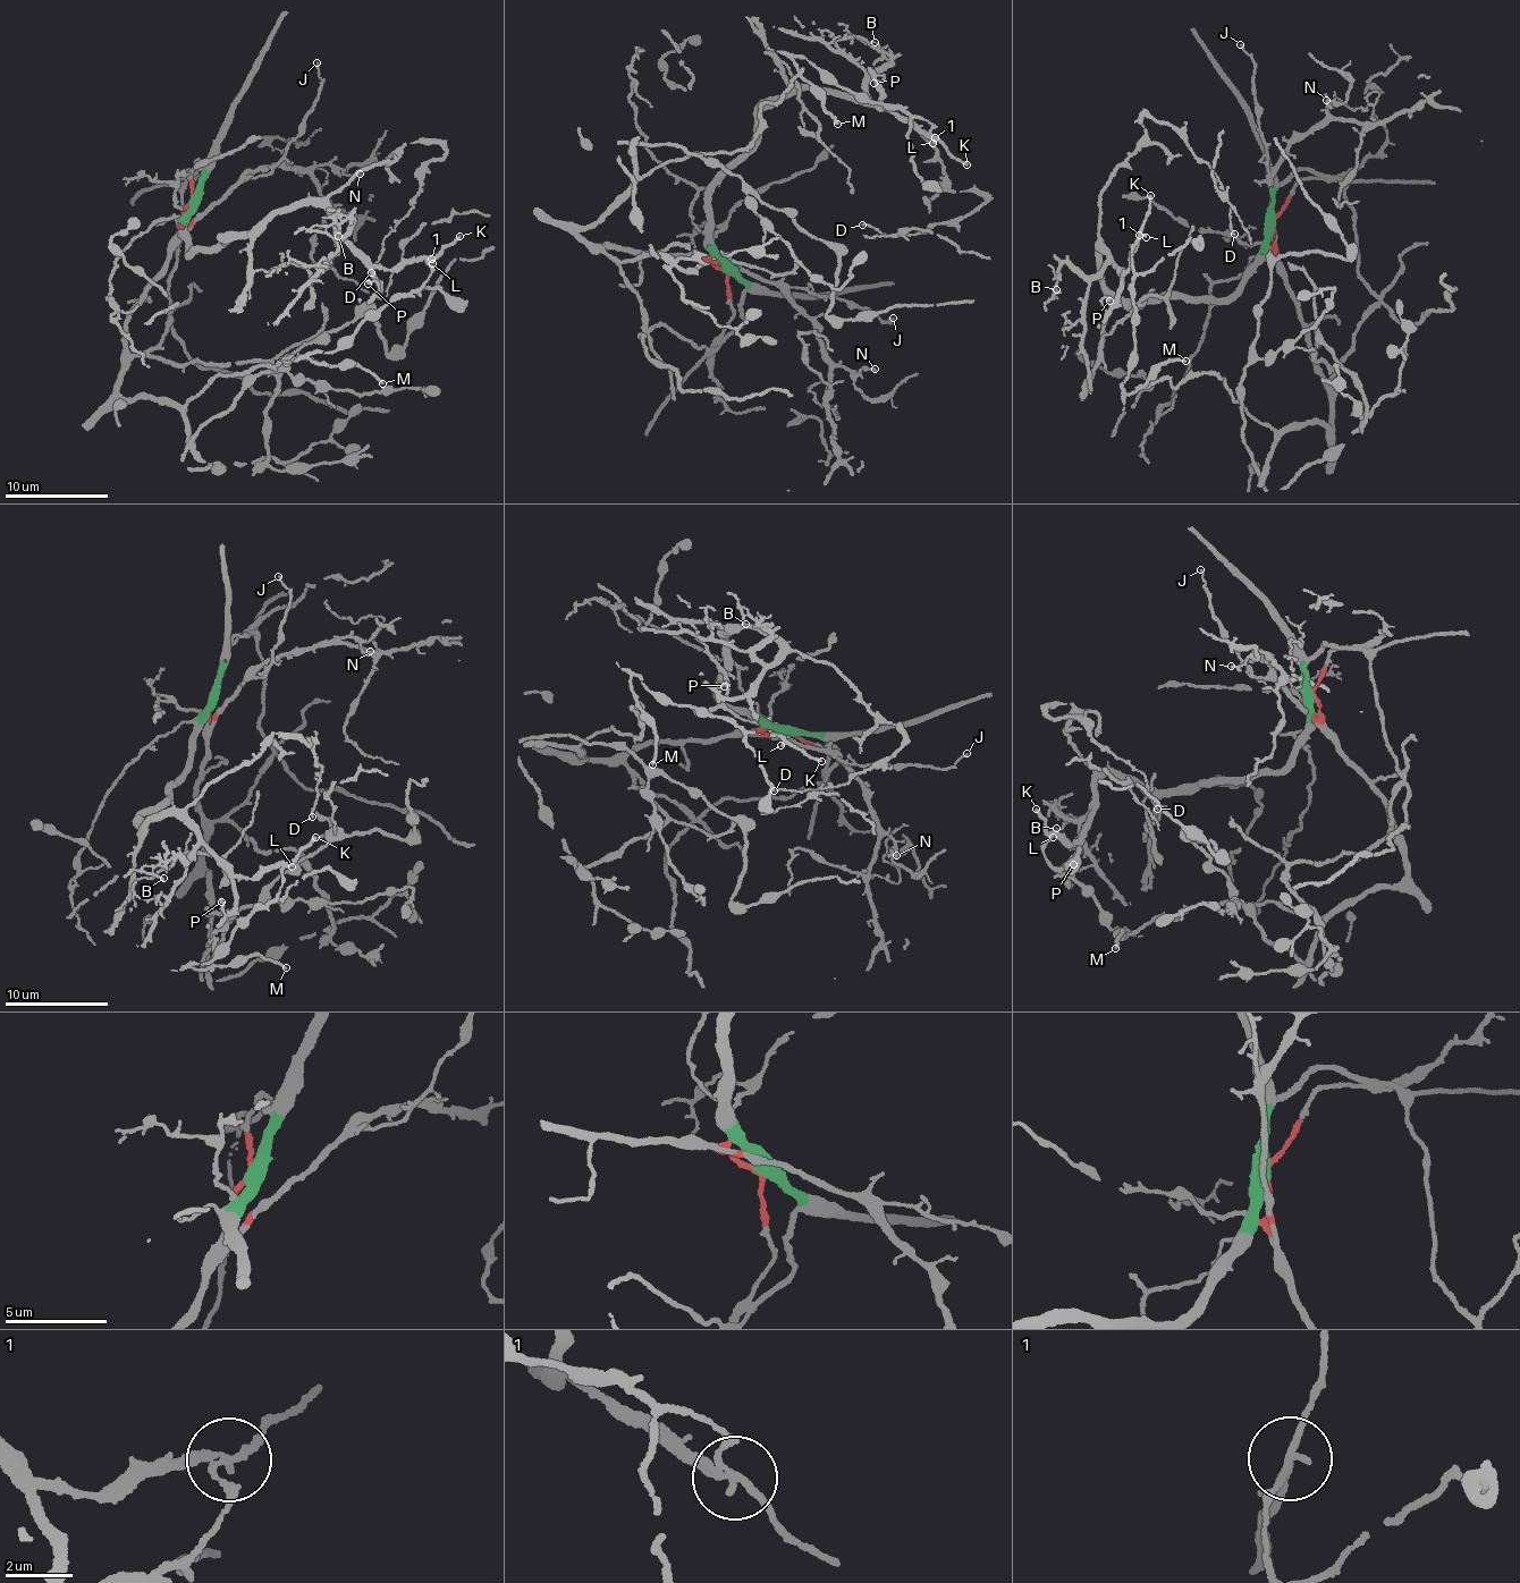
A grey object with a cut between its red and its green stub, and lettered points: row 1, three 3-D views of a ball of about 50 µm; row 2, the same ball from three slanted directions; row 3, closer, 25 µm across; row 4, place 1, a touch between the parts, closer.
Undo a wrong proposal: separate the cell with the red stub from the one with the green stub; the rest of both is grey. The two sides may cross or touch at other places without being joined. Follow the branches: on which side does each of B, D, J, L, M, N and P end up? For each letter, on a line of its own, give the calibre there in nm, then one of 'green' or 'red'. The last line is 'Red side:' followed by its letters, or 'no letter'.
B: calibre 80 nm; green
D: calibre 100 nm; green
J: calibre 80 nm; red
L: calibre 140 nm; green
M: calibre 170 nm; red
N: calibre 130 nm; red
P: calibre 150 nm; green
Red side: J, M, N

